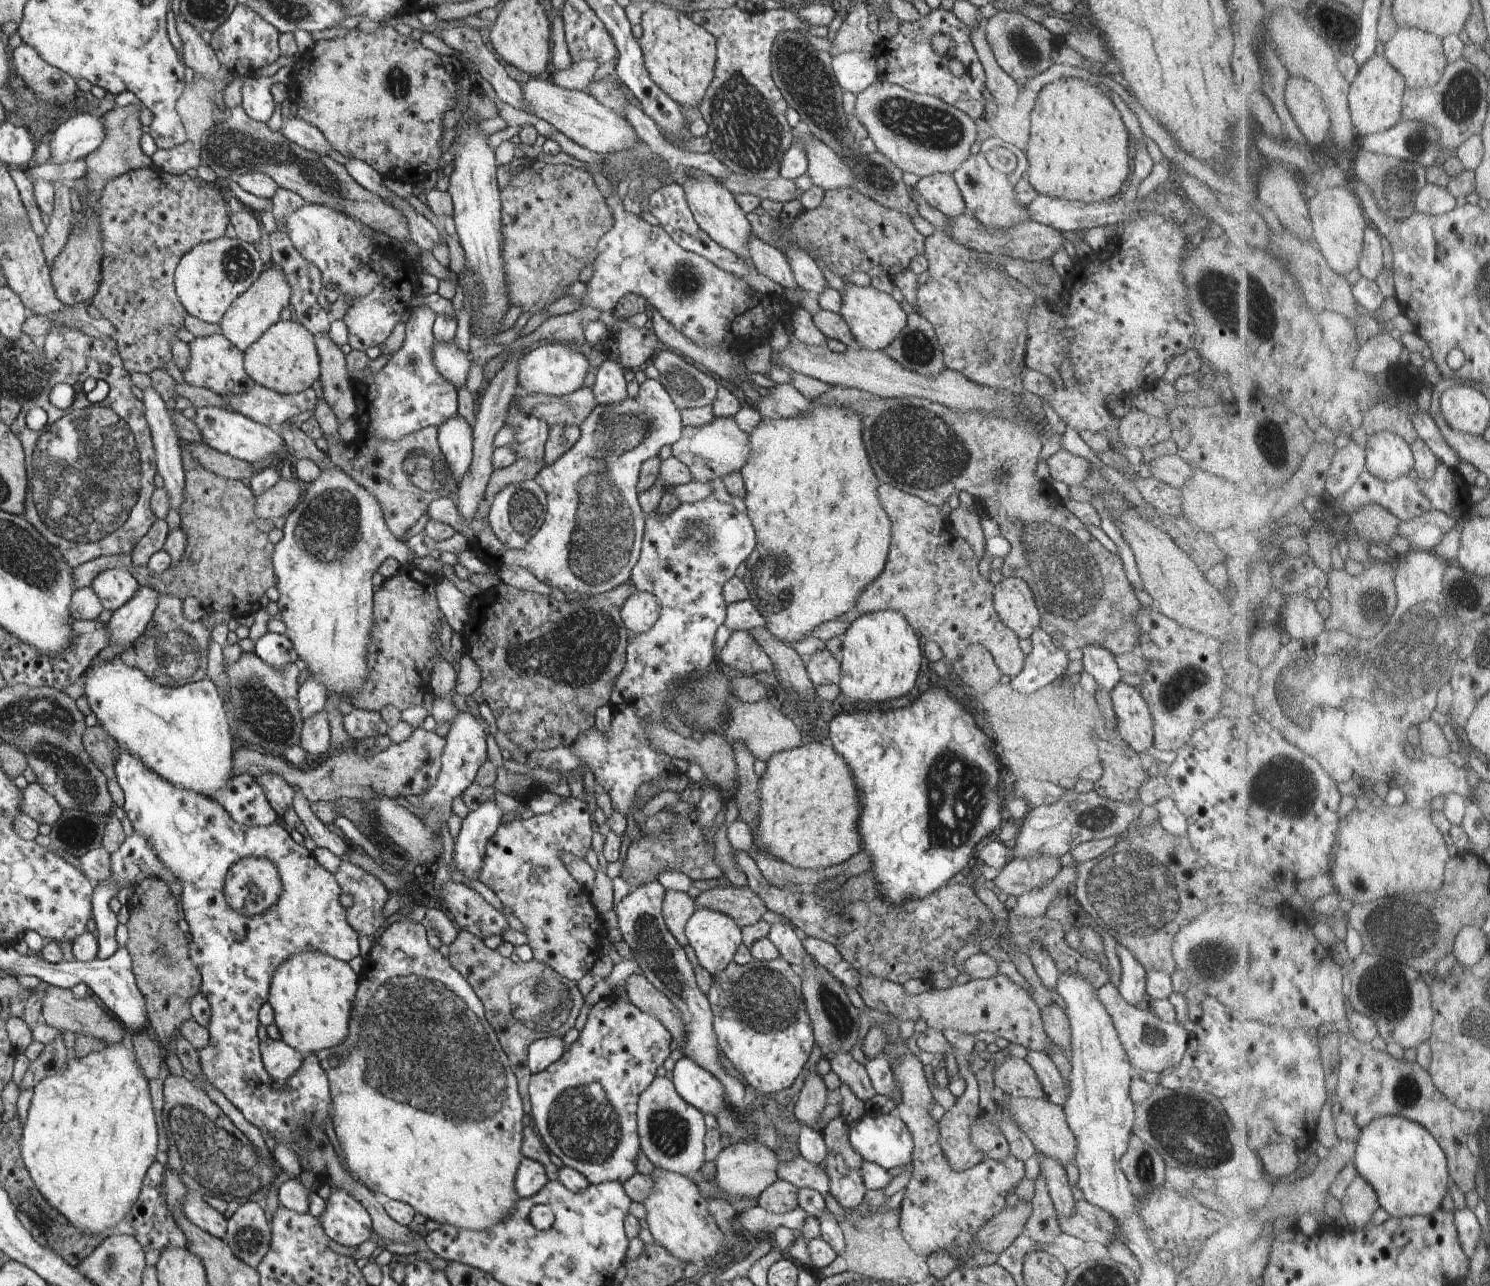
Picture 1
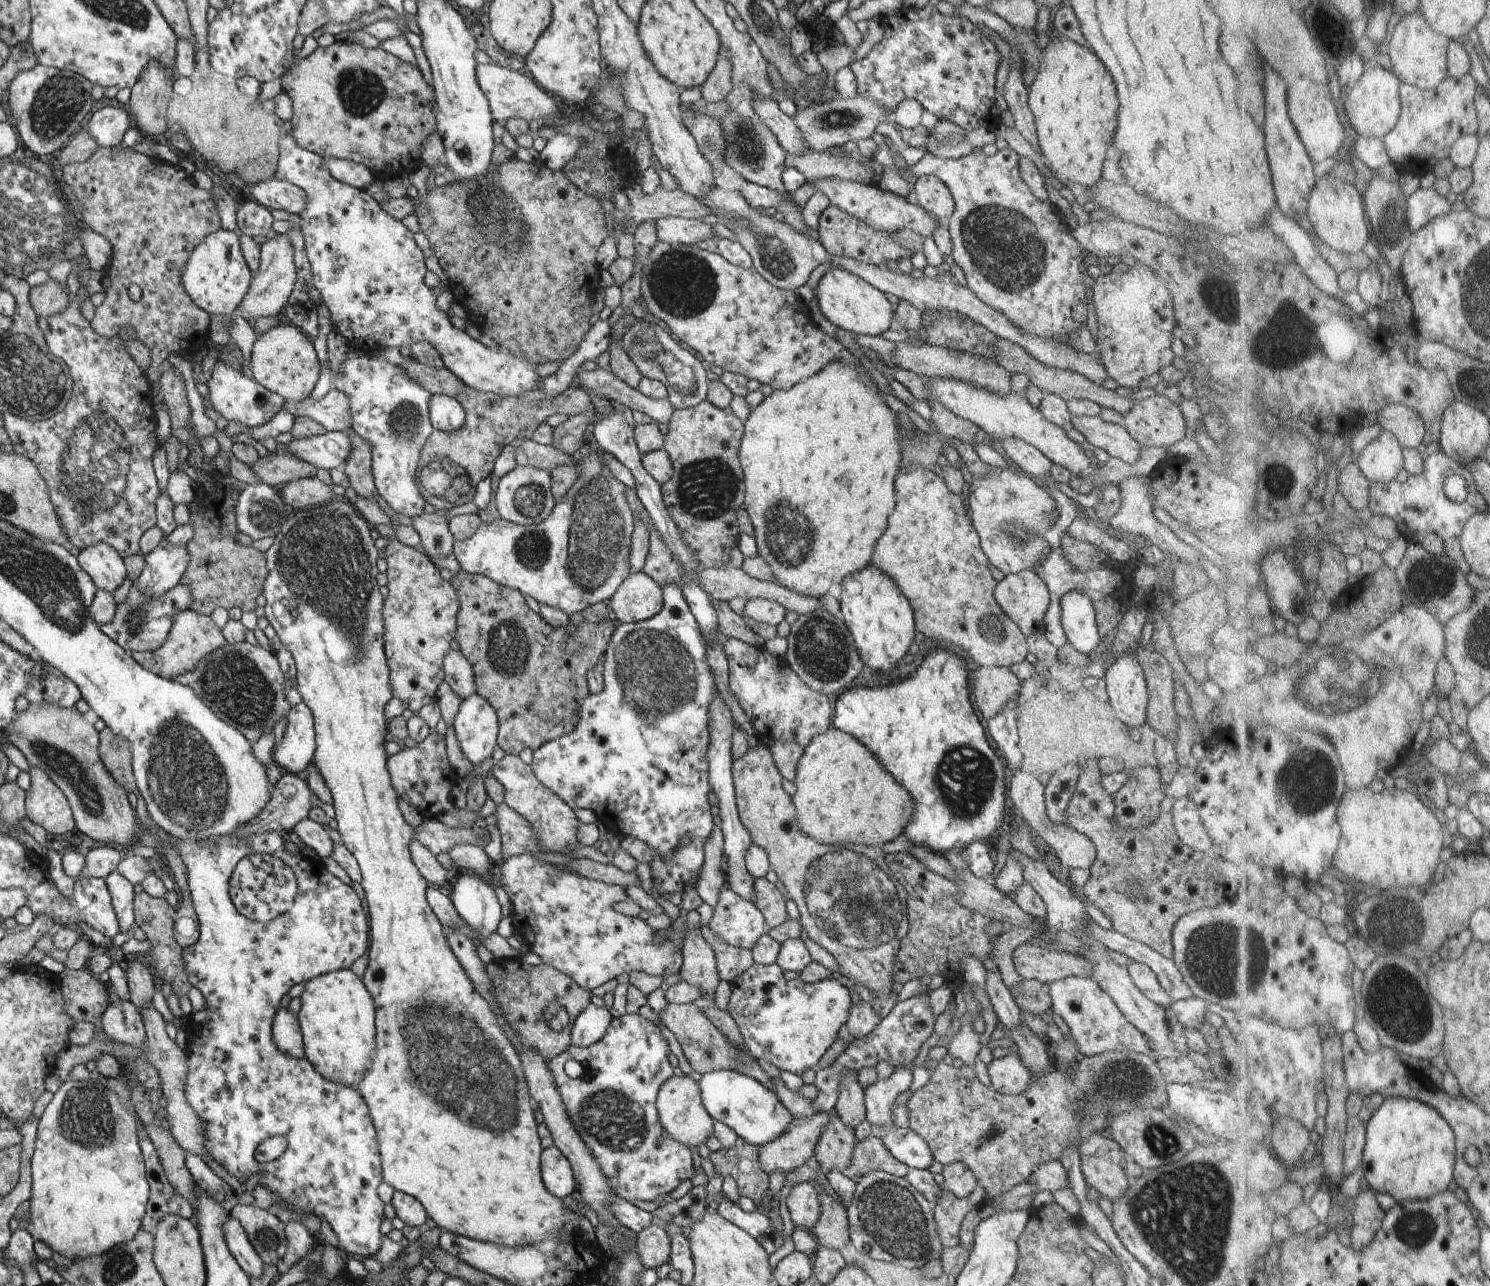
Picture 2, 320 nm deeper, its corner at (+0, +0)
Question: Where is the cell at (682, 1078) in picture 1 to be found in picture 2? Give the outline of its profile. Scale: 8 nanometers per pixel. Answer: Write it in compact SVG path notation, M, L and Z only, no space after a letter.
M716 1070L702 1075L697 1082L700 1088L702 1104L715 1122L722 1122L732 1128L736 1135L748 1144L763 1146L778 1138L792 1122L788 1108L760 1082L736 1071Z

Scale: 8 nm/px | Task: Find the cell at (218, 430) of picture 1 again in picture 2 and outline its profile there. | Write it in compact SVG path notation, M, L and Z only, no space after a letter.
M327 431L311 438L292 438L287 449L298 460L312 464L317 470L332 470L344 466L351 457L351 435L344 431Z

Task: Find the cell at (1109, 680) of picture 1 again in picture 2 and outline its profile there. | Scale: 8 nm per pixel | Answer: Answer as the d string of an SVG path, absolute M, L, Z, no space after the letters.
M1068 592L1060 598L1062 629L1075 652L1082 656L1096 651L1100 644L1100 634L1096 622L1094 606L1080 592Z

